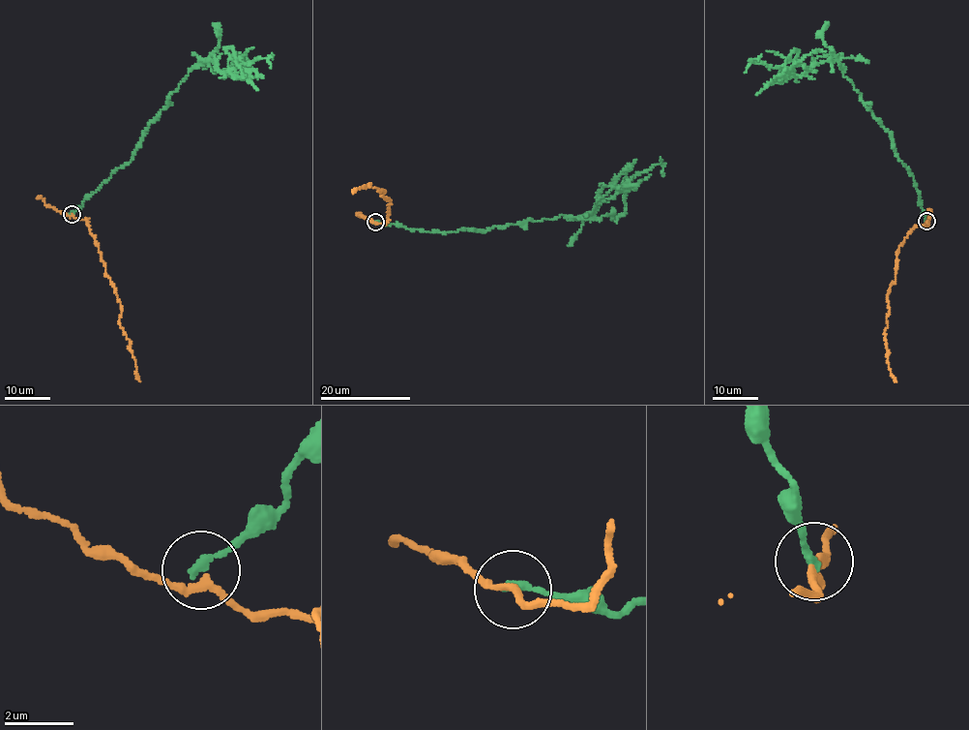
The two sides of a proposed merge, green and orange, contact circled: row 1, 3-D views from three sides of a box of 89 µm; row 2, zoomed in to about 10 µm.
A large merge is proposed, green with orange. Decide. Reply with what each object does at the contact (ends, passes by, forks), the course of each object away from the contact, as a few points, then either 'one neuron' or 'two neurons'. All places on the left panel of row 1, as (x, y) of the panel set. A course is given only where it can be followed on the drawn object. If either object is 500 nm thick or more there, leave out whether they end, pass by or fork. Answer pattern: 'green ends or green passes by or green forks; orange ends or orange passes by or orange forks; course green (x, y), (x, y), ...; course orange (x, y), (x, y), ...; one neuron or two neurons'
green ends; orange passes by; course green (72, 214), (113, 172), (130, 162), (144, 131), (190, 69), (213, 60), (220, 72), (272, 53); course orange (73, 214), (87, 219), (98, 246), (104, 274), (121, 303), (121, 328), (131, 341), (140, 381); two neurons

